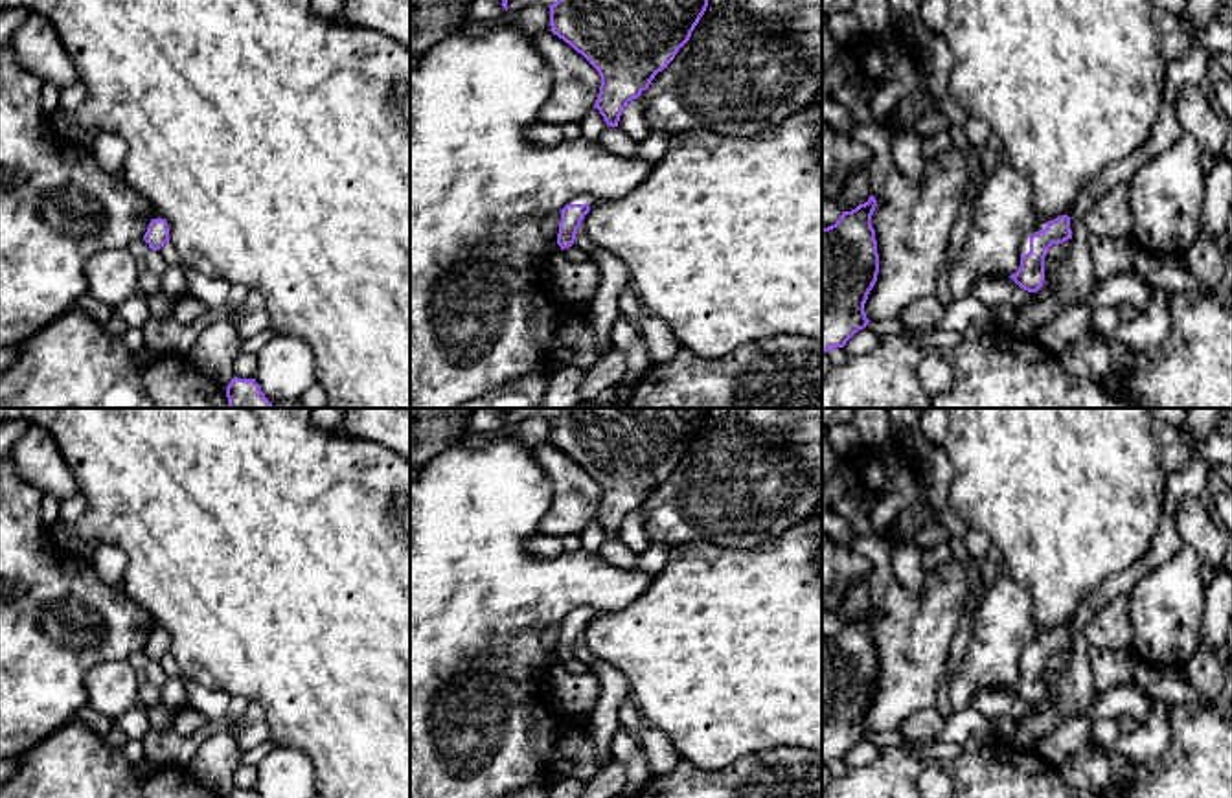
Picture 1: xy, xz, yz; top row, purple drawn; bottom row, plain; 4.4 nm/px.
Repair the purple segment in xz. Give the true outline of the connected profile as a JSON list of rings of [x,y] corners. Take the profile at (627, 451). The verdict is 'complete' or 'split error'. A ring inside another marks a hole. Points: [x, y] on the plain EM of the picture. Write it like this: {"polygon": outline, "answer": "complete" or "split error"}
{"polygon": [[[559,408],[550,419],[552,445],[581,465],[601,487],[594,520],[618,539],[629,513],[649,500],[690,452],[710,408]]], "answer": "complete"}

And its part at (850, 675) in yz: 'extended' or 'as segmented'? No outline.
as segmented

